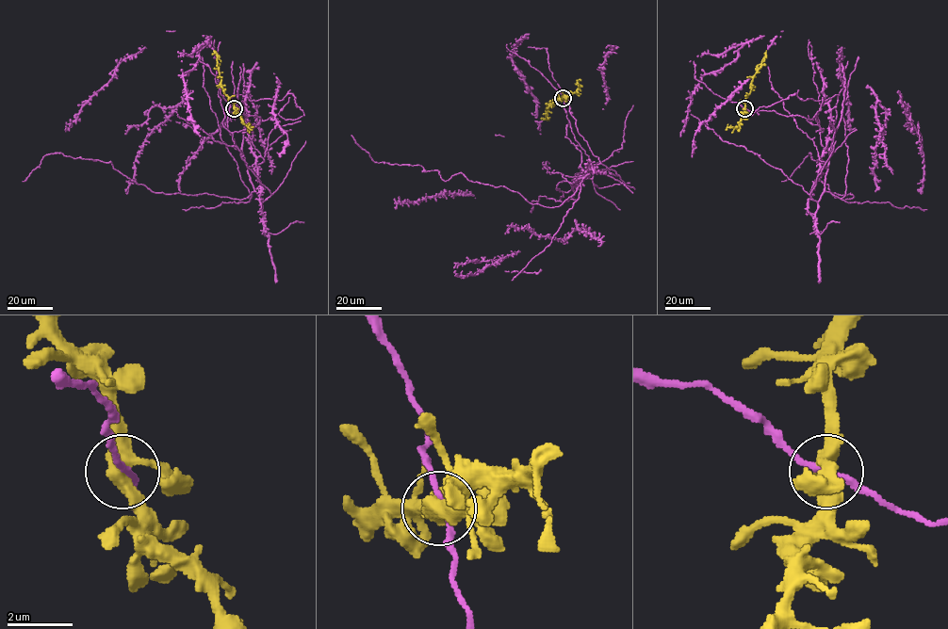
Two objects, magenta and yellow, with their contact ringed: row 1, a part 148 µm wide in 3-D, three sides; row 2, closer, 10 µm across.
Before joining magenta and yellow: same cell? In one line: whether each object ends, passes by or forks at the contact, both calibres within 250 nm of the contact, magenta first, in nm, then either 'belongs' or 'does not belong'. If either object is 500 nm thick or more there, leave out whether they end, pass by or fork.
magenta passes by; yellow forks; calibres 160 and 420 nm; belongs

